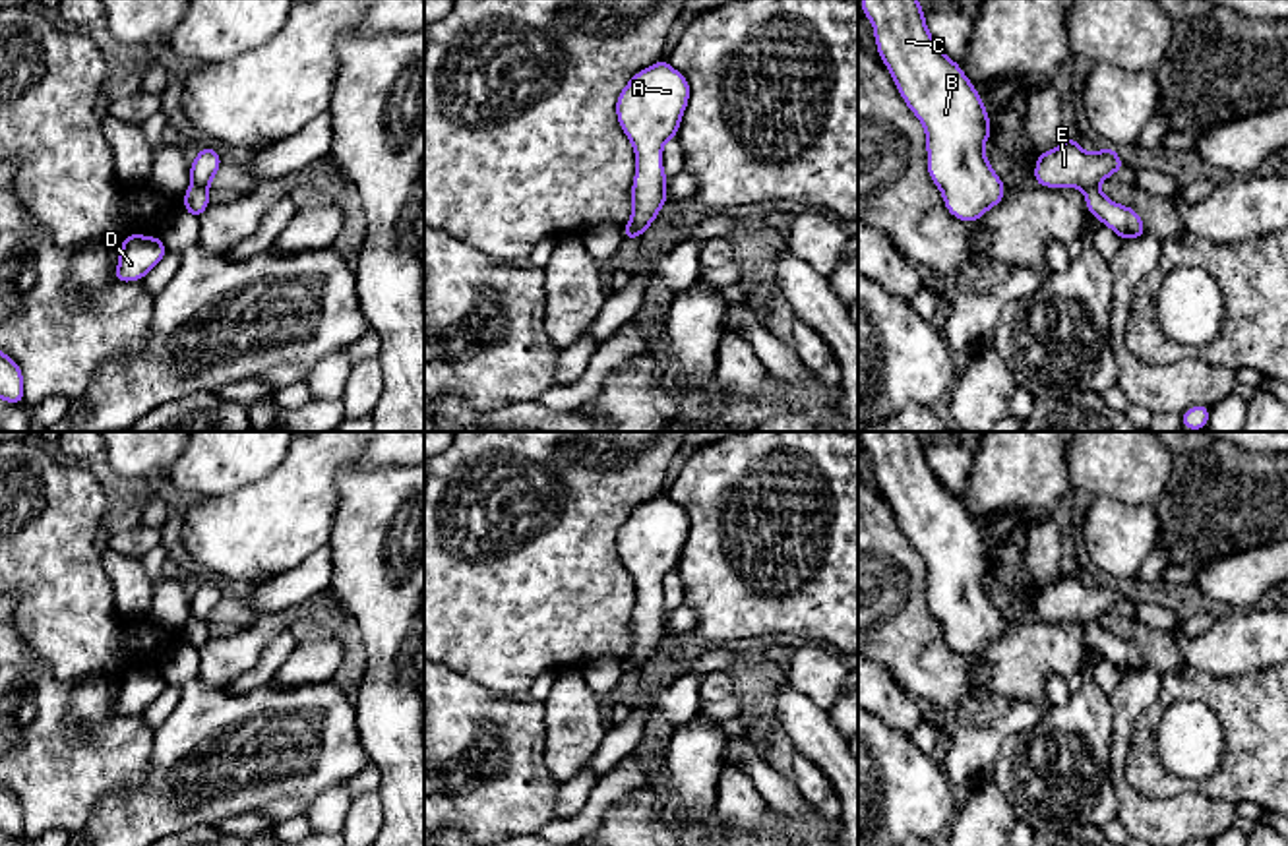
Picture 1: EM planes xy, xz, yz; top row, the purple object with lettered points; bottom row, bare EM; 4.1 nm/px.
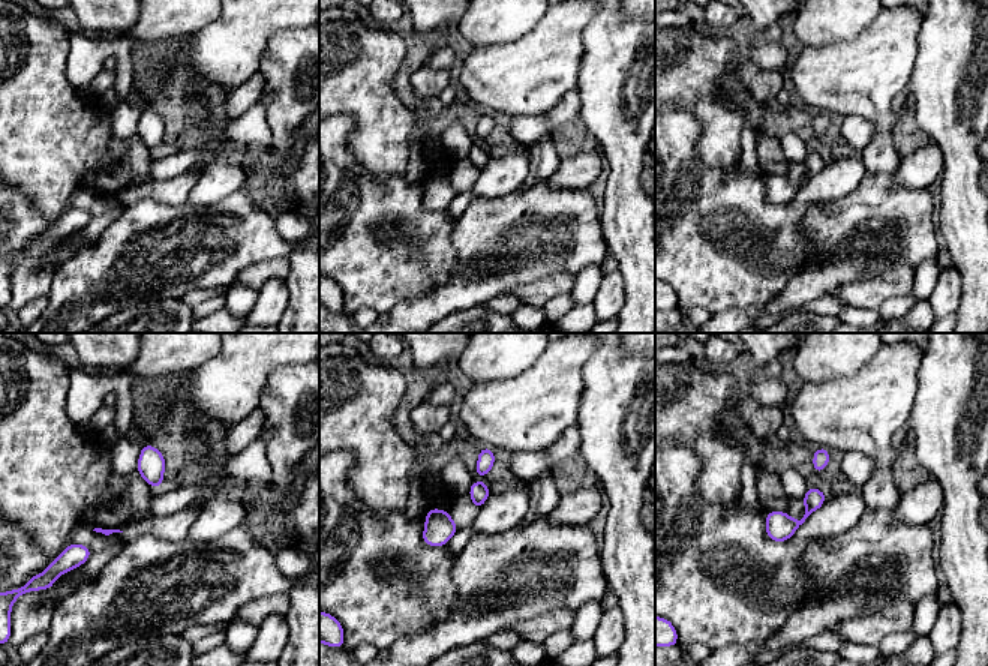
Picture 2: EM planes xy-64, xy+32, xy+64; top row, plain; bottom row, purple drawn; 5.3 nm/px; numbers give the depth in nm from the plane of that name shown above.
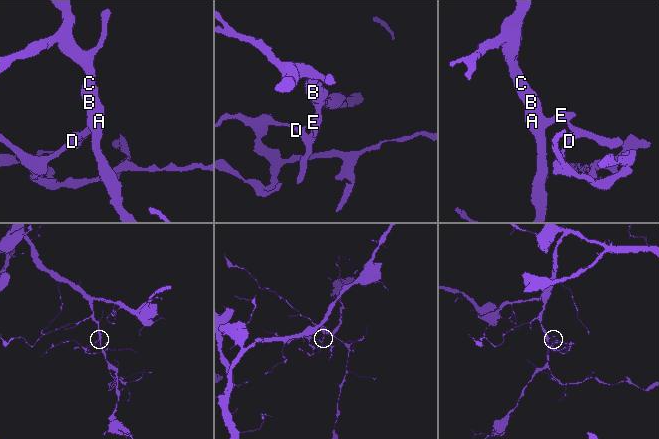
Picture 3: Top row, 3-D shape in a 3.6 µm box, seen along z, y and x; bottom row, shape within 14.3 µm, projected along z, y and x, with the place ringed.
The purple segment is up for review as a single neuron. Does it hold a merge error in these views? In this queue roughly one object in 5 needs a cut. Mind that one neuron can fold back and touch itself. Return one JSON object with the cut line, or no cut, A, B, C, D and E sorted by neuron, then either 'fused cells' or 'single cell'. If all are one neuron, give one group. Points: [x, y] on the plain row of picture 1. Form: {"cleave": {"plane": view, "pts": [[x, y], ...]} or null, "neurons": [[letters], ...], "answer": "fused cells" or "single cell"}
{"cleave": {"plane": "xy", "pts": [[192, 616], [206, 624]]}, "neurons": [["A", "B", "C", "E"], ["D"]], "answer": "fused cells"}

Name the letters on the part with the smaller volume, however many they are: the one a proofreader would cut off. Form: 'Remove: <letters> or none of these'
Remove: D

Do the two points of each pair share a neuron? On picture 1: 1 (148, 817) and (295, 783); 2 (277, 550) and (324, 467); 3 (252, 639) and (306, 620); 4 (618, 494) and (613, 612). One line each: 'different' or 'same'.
1: same
2: same
3: same
4: same

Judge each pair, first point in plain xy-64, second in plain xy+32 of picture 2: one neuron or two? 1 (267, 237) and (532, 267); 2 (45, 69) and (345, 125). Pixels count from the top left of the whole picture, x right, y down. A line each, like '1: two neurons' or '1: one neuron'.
1: one neuron
2: two neurons

